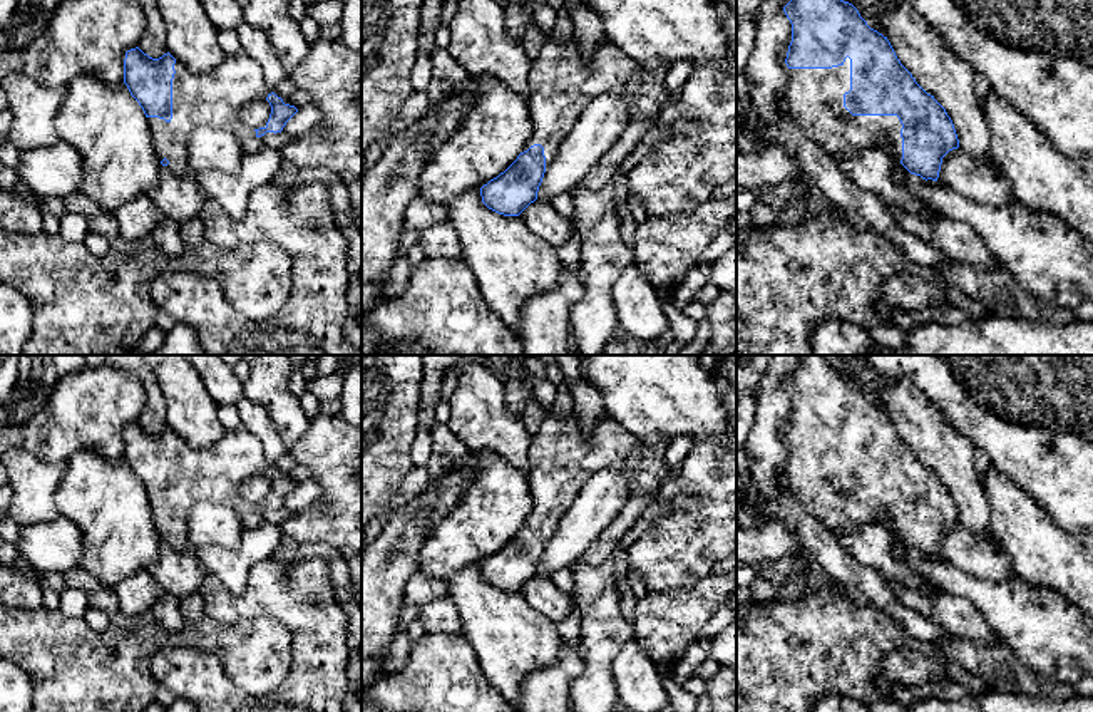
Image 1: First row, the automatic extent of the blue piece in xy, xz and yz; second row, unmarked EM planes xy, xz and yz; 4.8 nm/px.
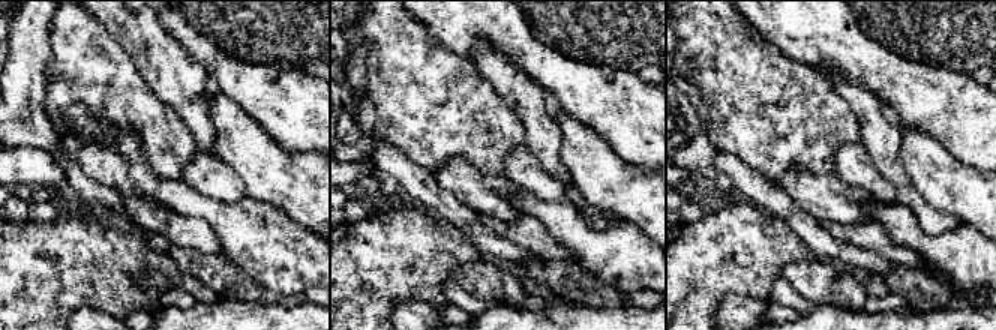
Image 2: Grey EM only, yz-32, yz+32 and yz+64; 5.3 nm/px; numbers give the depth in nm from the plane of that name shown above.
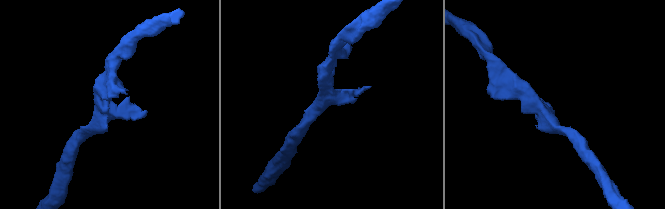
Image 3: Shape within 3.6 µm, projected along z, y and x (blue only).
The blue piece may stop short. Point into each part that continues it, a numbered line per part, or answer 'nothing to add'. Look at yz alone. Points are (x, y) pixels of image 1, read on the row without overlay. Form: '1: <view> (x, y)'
1: yz (815, 471)

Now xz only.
1: xz (561, 459)

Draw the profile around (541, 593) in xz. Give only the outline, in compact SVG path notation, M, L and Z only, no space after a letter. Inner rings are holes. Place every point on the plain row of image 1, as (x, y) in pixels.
M534 576L519 591L536 611L554 623L566 620L571 613L571 593L557 588L551 578Z

